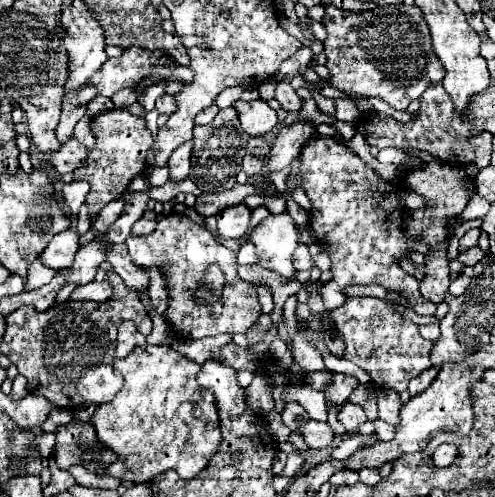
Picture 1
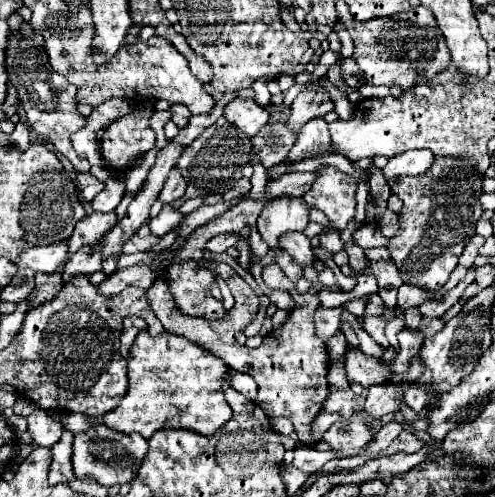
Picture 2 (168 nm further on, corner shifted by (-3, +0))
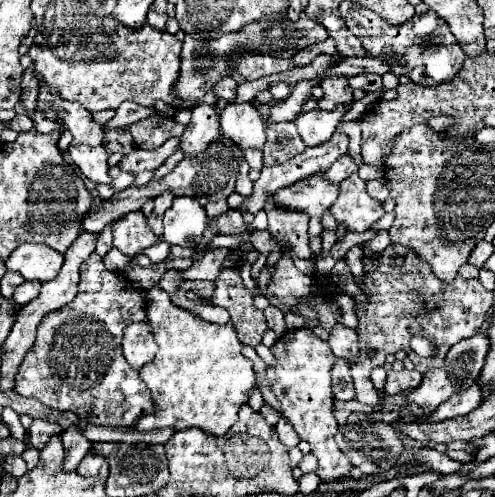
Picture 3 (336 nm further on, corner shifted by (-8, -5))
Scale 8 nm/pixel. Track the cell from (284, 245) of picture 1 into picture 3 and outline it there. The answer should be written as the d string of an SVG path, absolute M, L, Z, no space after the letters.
M318 172L316 176L308 176L304 180L298 180L296 184L290 184L288 188L282 188L274 194L274 200L296 212L306 212L308 216L322 216L324 210L328 210L338 196L338 186L324 178L324 172Z

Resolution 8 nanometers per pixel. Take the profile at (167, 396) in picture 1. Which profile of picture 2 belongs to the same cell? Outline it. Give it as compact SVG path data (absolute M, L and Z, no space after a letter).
M141 331L127 359L129 387L119 407L105 413L99 421L119 433L139 433L149 439L159 429L189 429L211 437L231 419L231 407L223 397L221 381L229 373L225 363L203 351L185 337L163 331L151 337Z

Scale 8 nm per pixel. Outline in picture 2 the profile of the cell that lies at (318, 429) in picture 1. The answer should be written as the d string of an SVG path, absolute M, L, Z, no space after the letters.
M357 413L349 421L339 419L323 433L323 441L335 451L343 451L341 455L345 457L359 455L363 447L371 441L367 419L363 419L361 413Z

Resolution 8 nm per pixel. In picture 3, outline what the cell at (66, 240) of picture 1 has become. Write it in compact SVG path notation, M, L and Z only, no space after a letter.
M22 244L12 252L6 268L20 272L24 280L46 282L62 268L62 254L44 244Z

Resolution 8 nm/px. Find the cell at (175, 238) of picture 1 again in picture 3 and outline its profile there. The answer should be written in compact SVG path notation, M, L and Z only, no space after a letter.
M128 212L126 216L118 218L112 224L114 234L114 248L124 252L126 256L138 256L144 248L160 242L152 234L152 230L146 224L146 216L142 212Z

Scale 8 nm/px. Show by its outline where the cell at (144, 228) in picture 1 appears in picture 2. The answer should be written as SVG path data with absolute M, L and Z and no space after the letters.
M165 205L165 207L161 209L161 213L149 221L149 229L151 229L153 235L163 237L163 235L169 233L175 225L179 225L181 219L183 219L183 215L181 215L177 209L171 209L169 205Z

